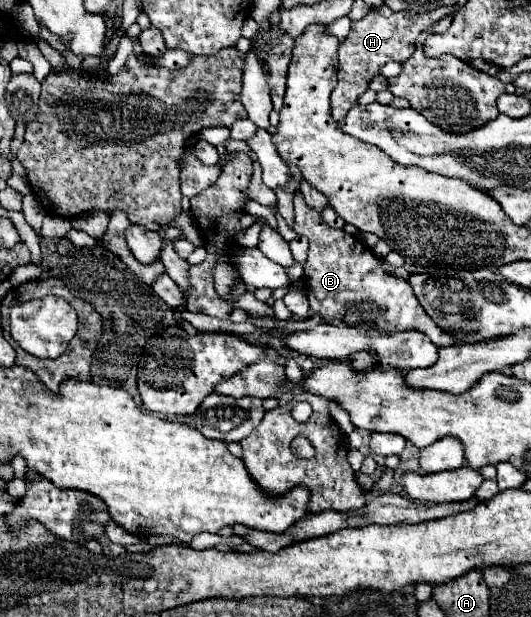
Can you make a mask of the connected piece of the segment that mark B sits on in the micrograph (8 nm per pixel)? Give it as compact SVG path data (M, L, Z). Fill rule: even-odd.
M294 192L294 224L292 230L310 240L308 260L304 264L306 278L306 296L310 304L310 318L320 316L324 322L334 326L354 326L362 332L380 330L384 334L418 330L426 334L438 348L452 346L454 336L444 334L418 304L412 286L388 274L372 250L356 236L346 234L344 230L330 228L322 222L320 214L306 206L302 194Z

